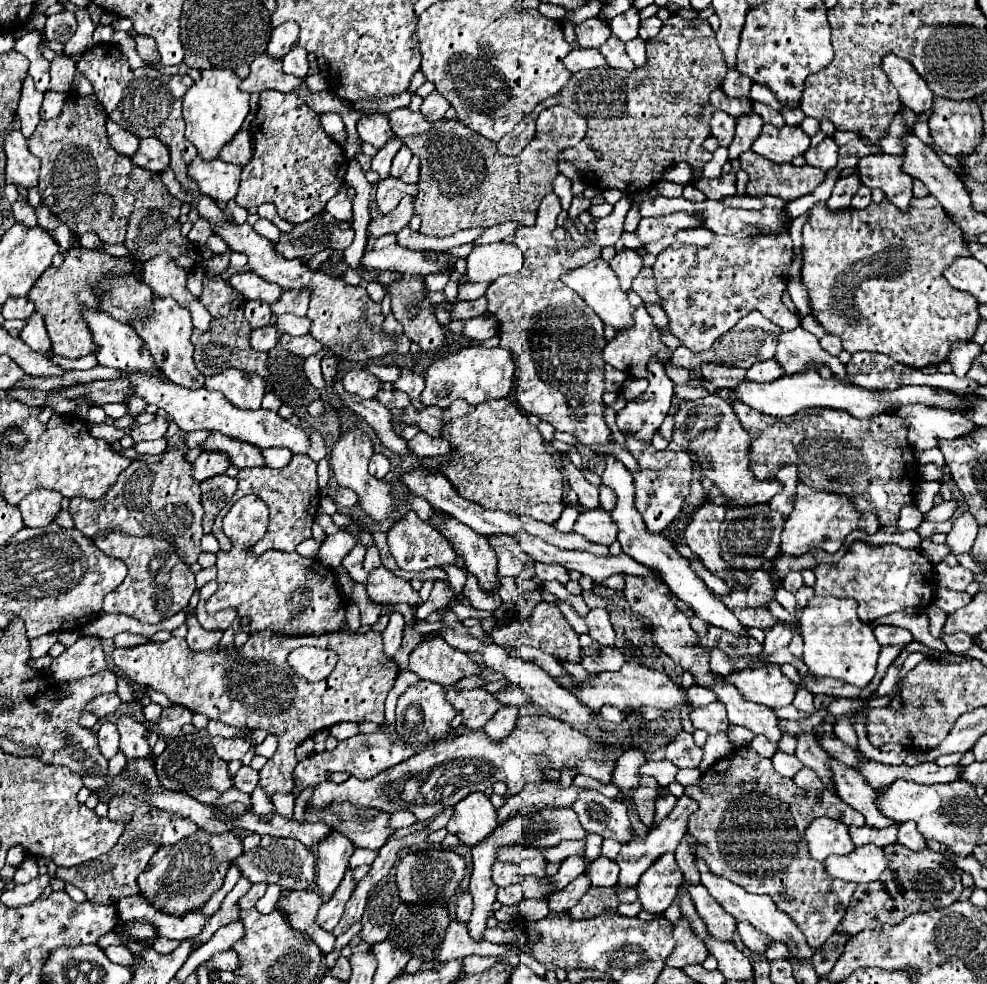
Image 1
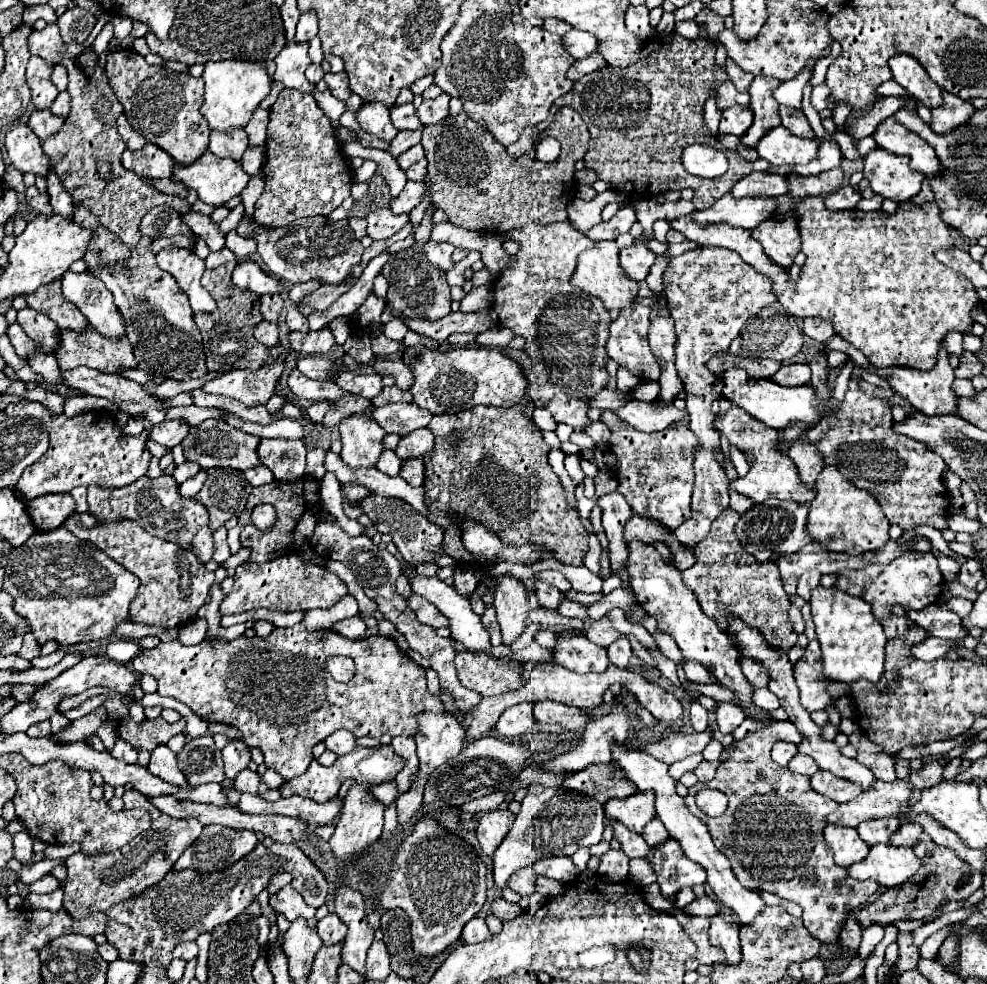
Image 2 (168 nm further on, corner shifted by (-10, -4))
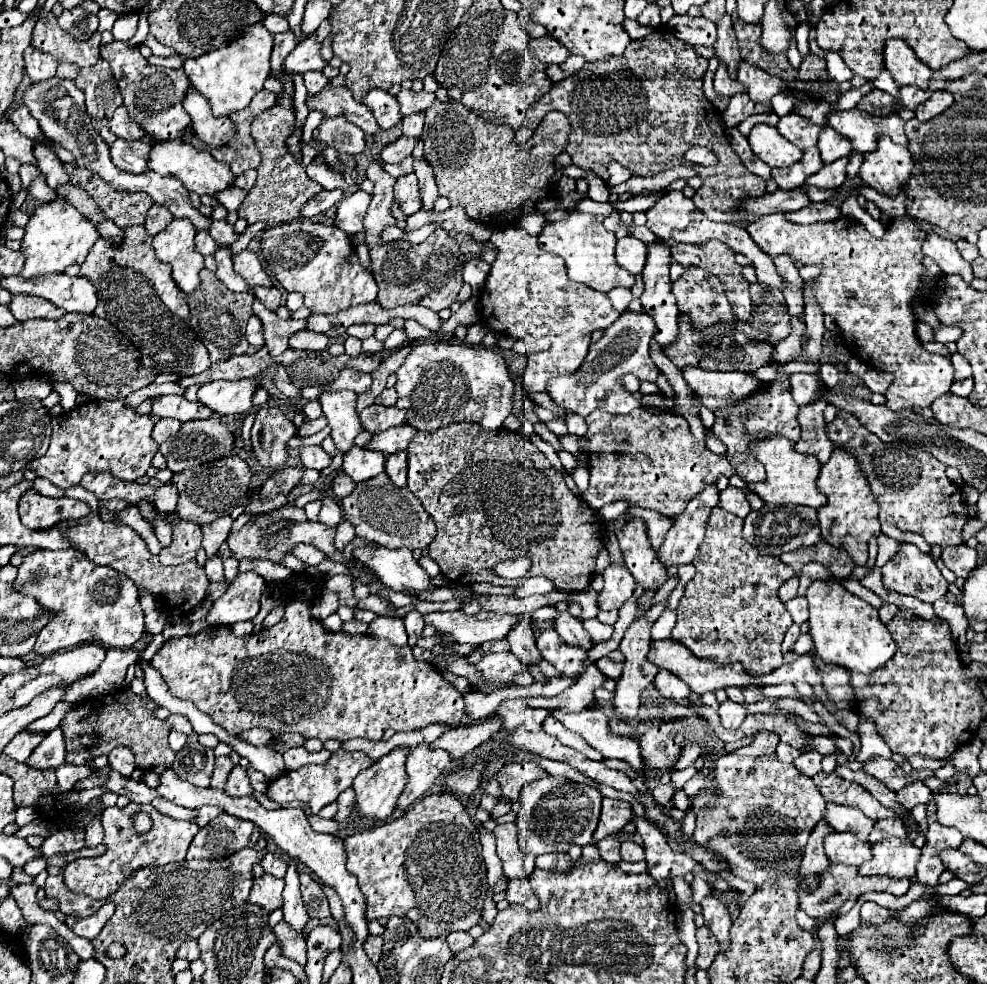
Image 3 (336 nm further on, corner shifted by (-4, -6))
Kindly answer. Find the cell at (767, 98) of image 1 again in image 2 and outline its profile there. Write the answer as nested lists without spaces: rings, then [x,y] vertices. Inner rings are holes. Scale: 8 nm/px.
[[[808,66],[798,78],[790,80],[790,82],[782,82],[776,90],[774,90],[774,98],[778,104],[790,106],[790,108],[800,108],[802,106],[802,90],[808,82],[808,78],[812,76],[812,68]]]

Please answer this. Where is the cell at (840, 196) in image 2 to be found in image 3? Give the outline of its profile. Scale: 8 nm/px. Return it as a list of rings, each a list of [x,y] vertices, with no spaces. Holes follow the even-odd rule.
[[[820,202],[820,204],[810,204],[802,210],[788,212],[786,218],[794,224],[812,224],[812,222],[830,222],[840,216],[840,208],[834,206],[832,202]]]

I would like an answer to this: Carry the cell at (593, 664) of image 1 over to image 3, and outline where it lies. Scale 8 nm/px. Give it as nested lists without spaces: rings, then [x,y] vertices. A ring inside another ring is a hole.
[[[548,630],[540,634],[536,644],[538,644],[542,658],[548,660],[560,672],[564,672],[564,676],[574,676],[576,672],[580,672],[582,662],[586,658],[586,650],[564,644],[556,630]]]

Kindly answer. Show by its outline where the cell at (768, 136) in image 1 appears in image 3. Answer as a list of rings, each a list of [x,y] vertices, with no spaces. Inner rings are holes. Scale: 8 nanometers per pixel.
[[[758,124],[752,128],[748,134],[748,142],[752,152],[766,162],[770,168],[780,168],[780,166],[790,166],[796,160],[802,158],[802,150],[796,148],[792,142],[788,142],[780,132],[772,126]]]

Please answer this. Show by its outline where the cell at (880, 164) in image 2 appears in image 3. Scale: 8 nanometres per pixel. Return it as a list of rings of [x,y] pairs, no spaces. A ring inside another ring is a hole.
[[[880,136],[878,148],[864,154],[860,168],[860,178],[866,186],[874,188],[880,194],[896,196],[904,182],[910,178],[914,160],[908,148],[894,144],[888,136]]]

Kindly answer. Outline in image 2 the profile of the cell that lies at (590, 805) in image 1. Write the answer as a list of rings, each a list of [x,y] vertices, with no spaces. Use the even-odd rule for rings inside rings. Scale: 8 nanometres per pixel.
[[[610,822],[610,828],[614,830],[614,836],[622,844],[622,852],[628,858],[644,858],[650,852],[650,846],[642,838],[642,834],[636,834],[626,826],[620,826],[620,822]]]

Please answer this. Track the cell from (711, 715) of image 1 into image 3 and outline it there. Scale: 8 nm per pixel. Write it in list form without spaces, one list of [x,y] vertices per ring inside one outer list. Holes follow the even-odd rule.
[[[726,700],[724,704],[720,704],[718,708],[718,714],[720,714],[720,720],[722,720],[722,726],[724,728],[730,728],[730,730],[736,730],[744,718],[746,718],[746,708],[740,706],[740,704],[734,704],[732,700]]]

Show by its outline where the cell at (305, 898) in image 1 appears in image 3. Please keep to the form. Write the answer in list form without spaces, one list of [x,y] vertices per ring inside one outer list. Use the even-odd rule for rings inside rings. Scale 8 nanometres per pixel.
[[[264,874],[260,878],[252,878],[252,892],[248,896],[248,902],[258,904],[262,908],[266,908],[268,912],[282,908],[284,900],[282,900],[282,890],[284,890],[284,880],[274,878],[270,874]]]

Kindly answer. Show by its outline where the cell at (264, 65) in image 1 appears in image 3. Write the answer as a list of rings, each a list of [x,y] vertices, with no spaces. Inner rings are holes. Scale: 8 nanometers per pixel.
[[[316,32],[310,34],[302,44],[298,44],[290,56],[286,58],[286,72],[292,74],[304,74],[308,70],[324,70],[328,66],[328,62],[322,58],[320,54],[322,44],[318,42]]]

